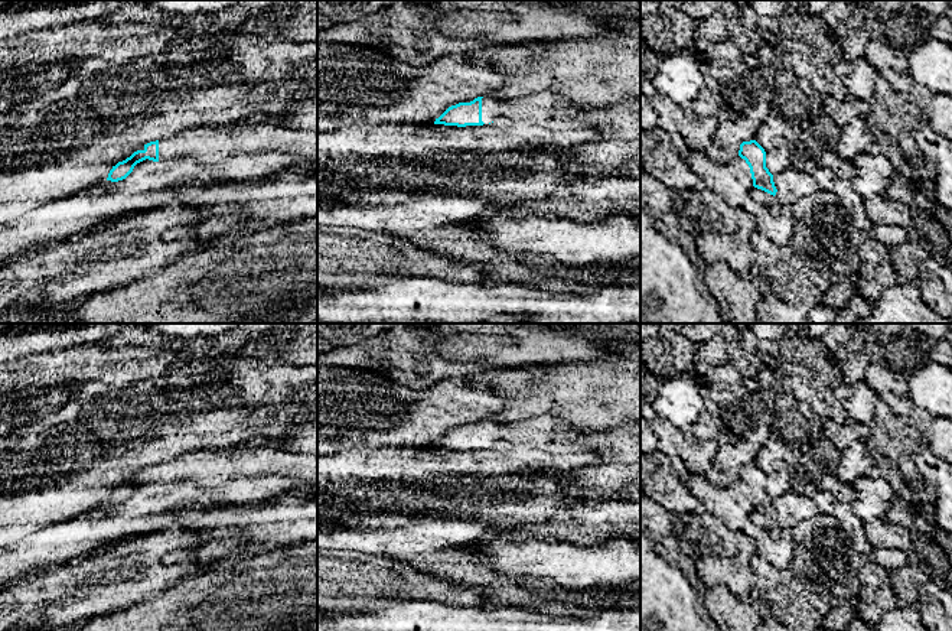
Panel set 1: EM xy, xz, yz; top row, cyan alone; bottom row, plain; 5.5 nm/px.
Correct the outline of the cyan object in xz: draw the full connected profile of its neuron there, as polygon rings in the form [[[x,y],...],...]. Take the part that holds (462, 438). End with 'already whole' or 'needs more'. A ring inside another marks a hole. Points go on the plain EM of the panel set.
[[[551,413],[516,422],[483,419],[449,430],[434,448],[483,449],[499,442],[557,453],[597,452],[606,464],[633,464],[640,459],[640,423],[607,430],[581,430],[560,426]]] | needs more

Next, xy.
[[[267,443],[192,451],[144,468],[143,474],[113,489],[107,504],[125,502],[134,489],[146,482],[160,487],[182,487],[190,482],[213,488],[235,478],[261,475],[317,481],[317,452],[286,452]]] | needs more

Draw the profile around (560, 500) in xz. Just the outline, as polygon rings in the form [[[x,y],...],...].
[[[554,482],[542,484],[532,492],[496,488],[492,484],[476,487],[479,495],[472,497],[469,507],[453,507],[444,518],[473,518],[501,530],[514,530],[515,540],[534,539],[539,541],[568,541],[577,546],[596,546],[619,537],[622,526],[584,528],[571,520],[565,511],[578,504],[597,500],[584,497],[580,491],[561,491]]]

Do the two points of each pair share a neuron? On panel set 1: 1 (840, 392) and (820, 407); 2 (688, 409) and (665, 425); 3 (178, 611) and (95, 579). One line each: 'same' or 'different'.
1: different
2: different
3: different

